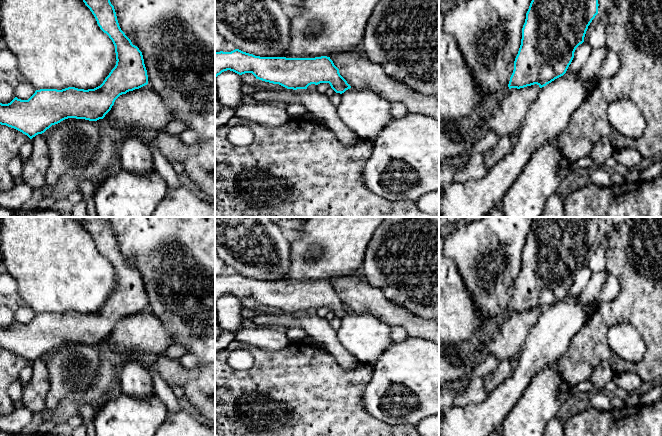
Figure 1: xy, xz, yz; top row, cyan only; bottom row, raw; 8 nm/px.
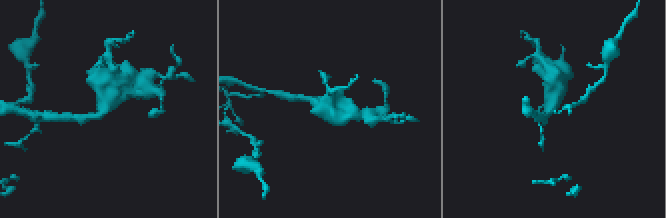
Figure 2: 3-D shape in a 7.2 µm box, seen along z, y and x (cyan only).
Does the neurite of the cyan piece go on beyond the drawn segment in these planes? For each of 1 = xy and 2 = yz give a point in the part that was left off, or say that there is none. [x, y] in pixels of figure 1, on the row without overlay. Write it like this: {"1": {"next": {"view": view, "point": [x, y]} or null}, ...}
{"1": {"next": null}, "2": {"next": null}}

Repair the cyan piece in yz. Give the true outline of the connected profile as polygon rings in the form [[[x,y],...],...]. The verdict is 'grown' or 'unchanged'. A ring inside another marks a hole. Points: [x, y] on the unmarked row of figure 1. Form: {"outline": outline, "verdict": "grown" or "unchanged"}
{"outline": [[[533,217],[522,252],[521,269],[514,285],[509,313],[520,313],[534,308],[542,312],[563,300],[574,282],[576,272],[584,266],[588,250],[598,238],[598,230],[597,217]]], "verdict": "unchanged"}

